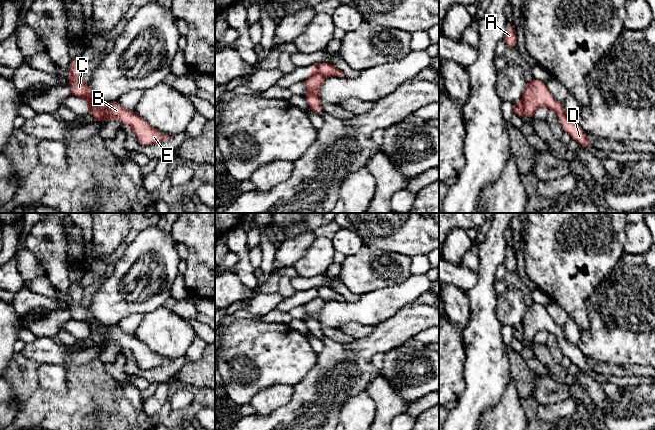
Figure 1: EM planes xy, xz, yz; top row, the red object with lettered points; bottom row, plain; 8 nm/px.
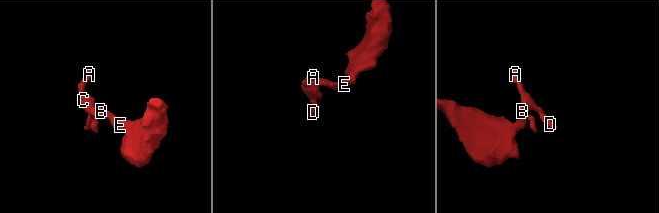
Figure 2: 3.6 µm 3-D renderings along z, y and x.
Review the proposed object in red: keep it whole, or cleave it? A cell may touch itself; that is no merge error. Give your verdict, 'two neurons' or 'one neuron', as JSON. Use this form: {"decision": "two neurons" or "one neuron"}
{"decision": "two neurons"}

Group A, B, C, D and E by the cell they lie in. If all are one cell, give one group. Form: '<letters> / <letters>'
A C D / B E

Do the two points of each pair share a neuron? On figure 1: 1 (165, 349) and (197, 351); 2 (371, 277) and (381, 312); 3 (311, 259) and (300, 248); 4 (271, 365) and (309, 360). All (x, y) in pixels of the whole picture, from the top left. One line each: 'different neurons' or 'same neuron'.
1: different neurons
2: different neurons
3: different neurons
4: same neuron

